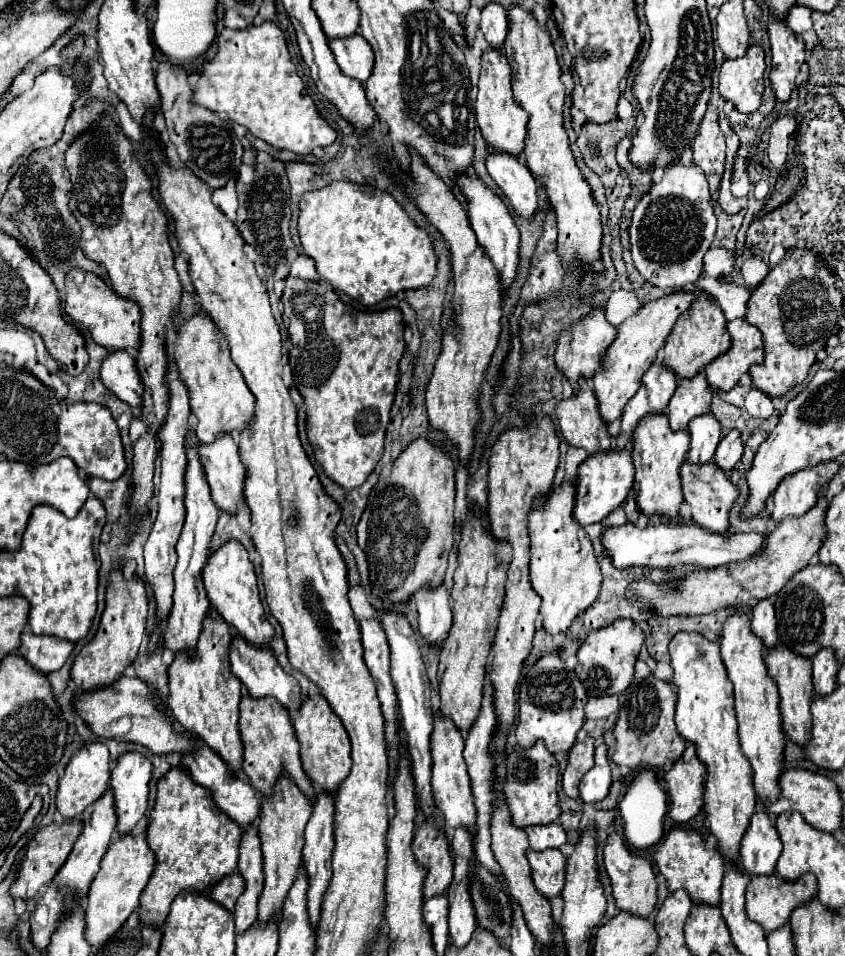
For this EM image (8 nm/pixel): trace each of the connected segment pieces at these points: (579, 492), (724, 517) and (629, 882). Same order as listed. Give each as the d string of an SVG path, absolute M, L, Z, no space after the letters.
M610 450L604 454L588 456L578 466L578 474L574 480L574 484L576 484L574 500L576 502L572 508L572 518L580 526L600 522L626 500L626 494L632 488L632 482L634 482L634 464L630 458L630 450Z
M684 462L682 464L682 492L684 492L684 500L690 504L692 508L692 520L710 530L710 532L718 532L718 534L726 534L728 528L730 528L730 510L734 506L734 502L738 500L738 488L726 478L726 474L714 464L702 464L702 466L696 466L696 464L690 464L690 462Z
M612 832L606 840L604 866L606 866L608 878L612 882L612 896L616 900L618 910L626 910L636 916L650 916L650 912L654 910L654 906L658 902L656 878L654 878L652 864L646 858L632 854L630 846L626 844L626 838L620 832Z

